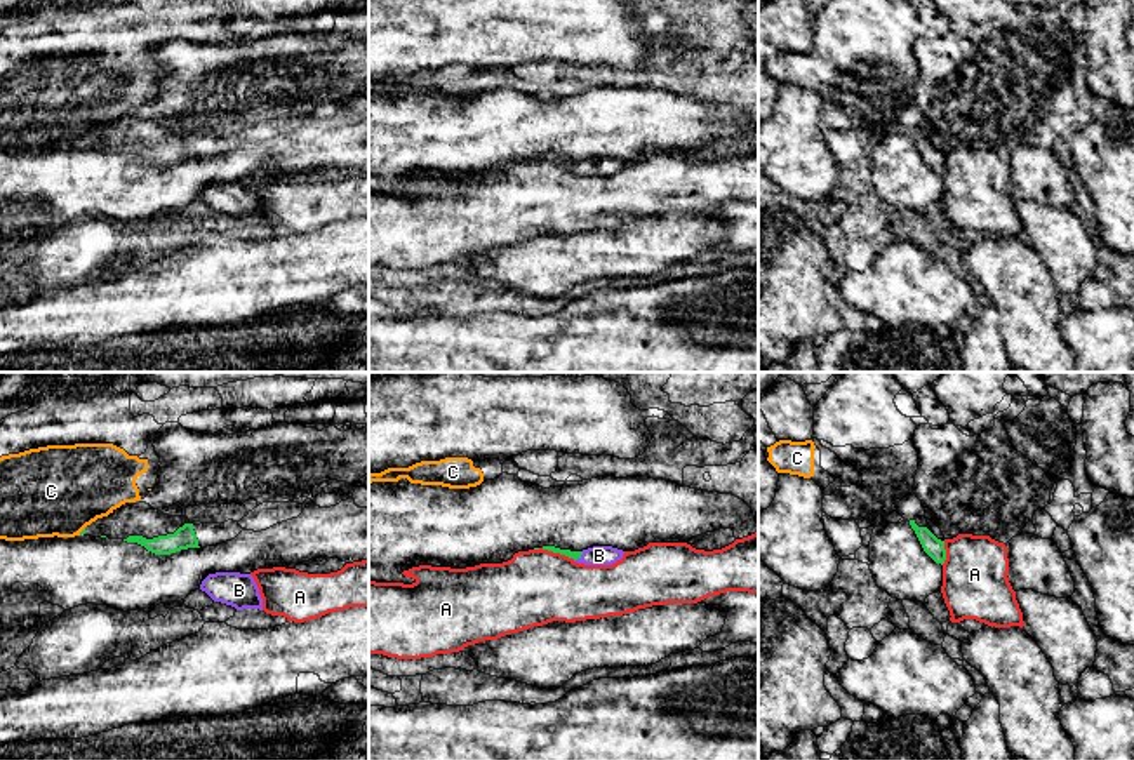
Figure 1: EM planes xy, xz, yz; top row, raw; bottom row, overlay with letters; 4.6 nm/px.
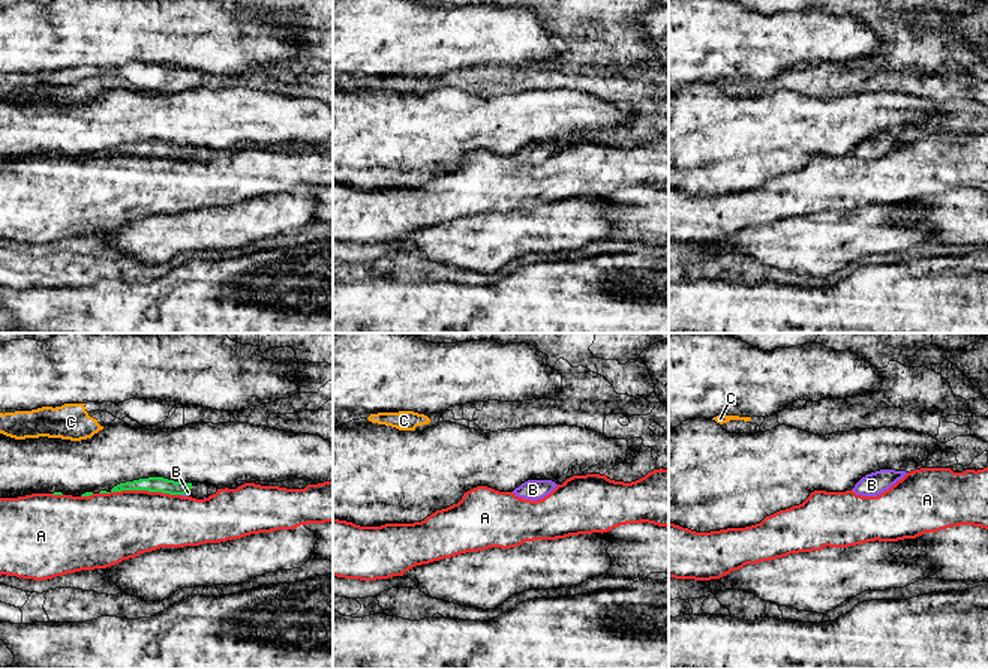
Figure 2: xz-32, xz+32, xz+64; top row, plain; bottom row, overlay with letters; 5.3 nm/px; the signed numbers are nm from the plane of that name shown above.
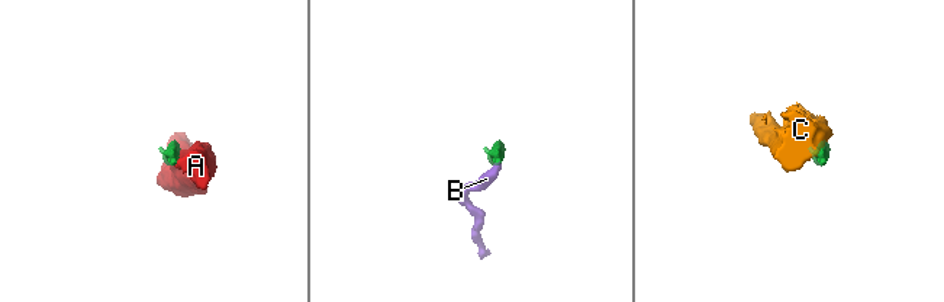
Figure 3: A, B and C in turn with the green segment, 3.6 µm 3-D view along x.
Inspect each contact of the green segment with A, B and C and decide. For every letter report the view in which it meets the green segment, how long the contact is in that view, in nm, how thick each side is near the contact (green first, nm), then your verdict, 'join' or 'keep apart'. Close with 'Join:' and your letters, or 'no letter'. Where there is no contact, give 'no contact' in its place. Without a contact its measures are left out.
A: xz | 180 nm | 40/340 nm | keep apart
B: xz | 70 nm | 40/100 nm | join
C: xy | 40 nm | 20/420 nm | keep apart
Join: B

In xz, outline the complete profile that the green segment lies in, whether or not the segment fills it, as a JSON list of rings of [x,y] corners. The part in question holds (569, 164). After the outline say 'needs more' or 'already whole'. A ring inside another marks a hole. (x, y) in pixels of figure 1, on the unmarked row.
[[[543,157],[543,160],[565,165],[584,176],[612,176],[623,169],[624,162],[612,157],[593,157],[583,162],[560,160],[555,157]]]; needs more

